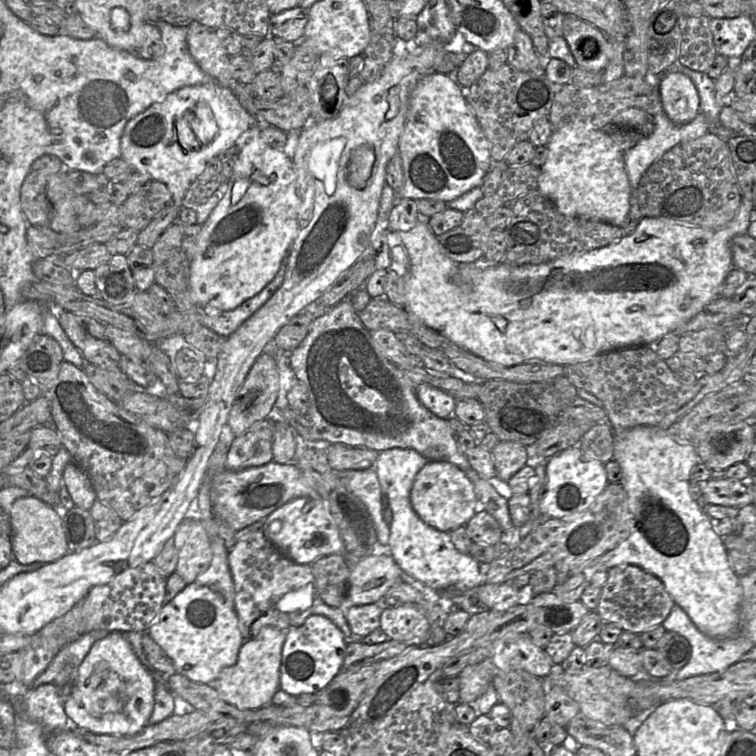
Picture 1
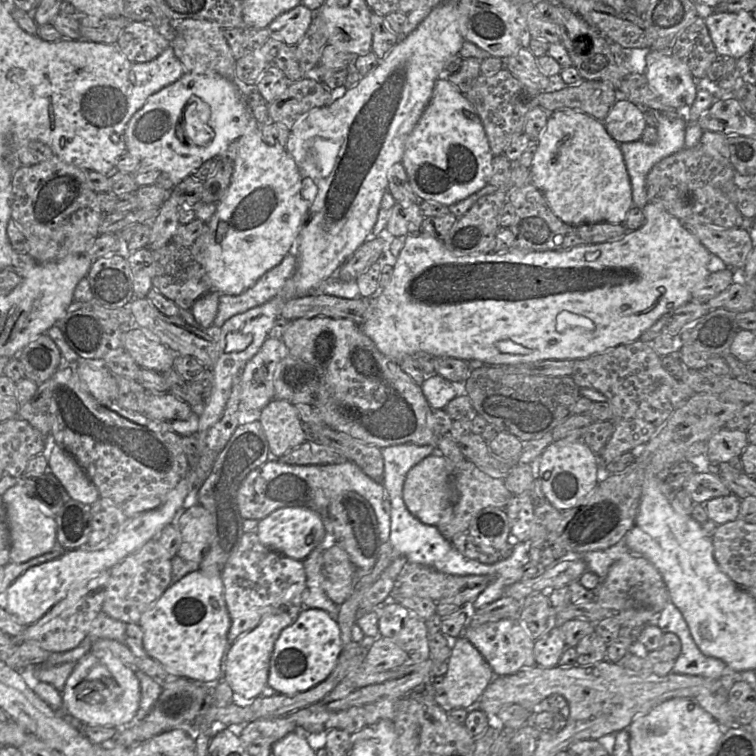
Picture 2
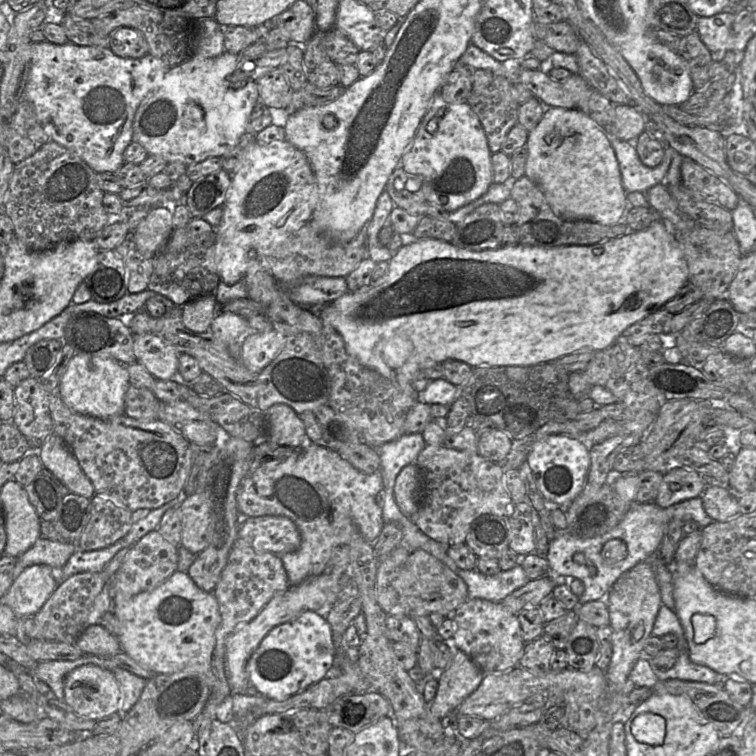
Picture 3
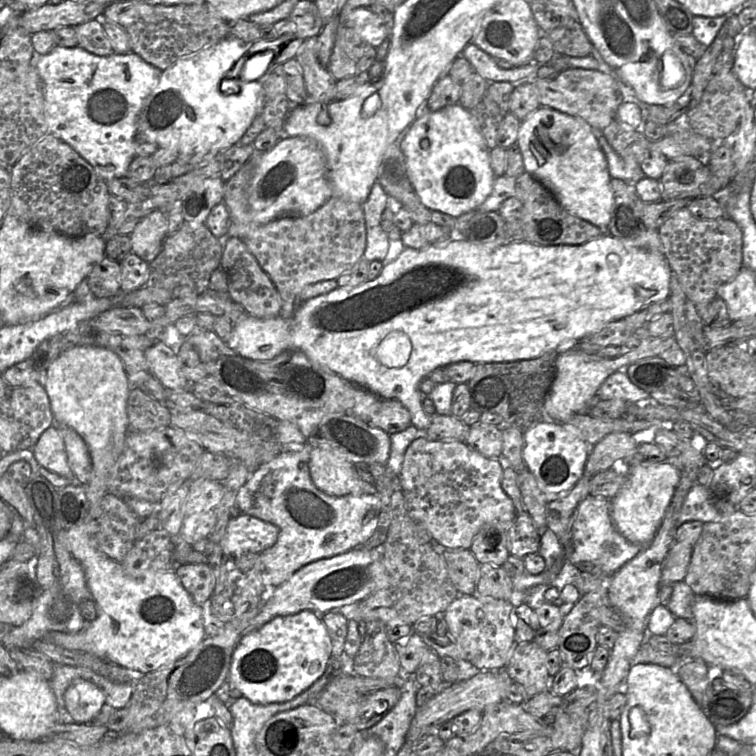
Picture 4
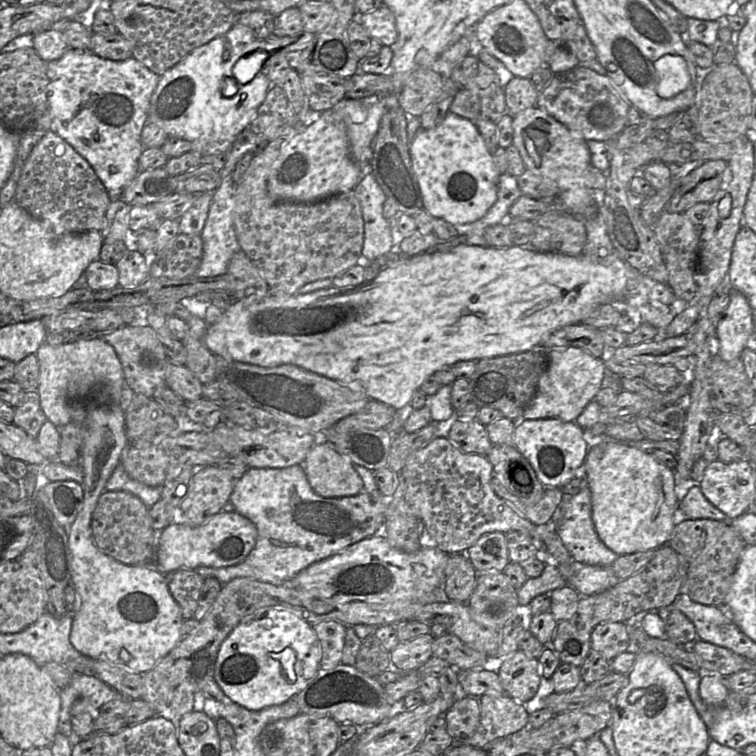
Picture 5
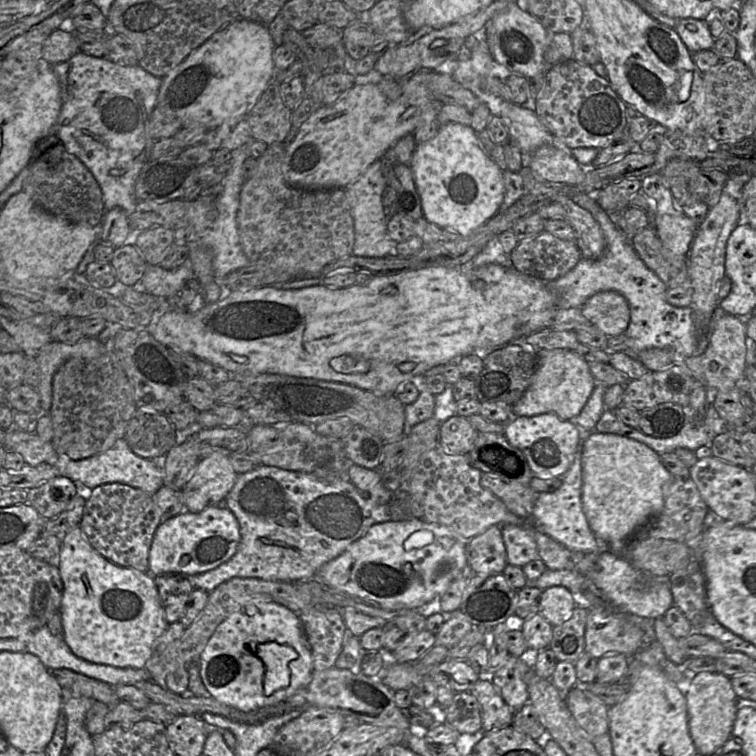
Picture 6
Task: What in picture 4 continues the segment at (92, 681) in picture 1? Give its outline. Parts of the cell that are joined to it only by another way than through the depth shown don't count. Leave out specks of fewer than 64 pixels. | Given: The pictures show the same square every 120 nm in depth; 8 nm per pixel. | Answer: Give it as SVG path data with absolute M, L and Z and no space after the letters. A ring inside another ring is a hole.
M78 678L66 689L64 700L73 721L86 724L100 712L105 704L106 695L96 684Z

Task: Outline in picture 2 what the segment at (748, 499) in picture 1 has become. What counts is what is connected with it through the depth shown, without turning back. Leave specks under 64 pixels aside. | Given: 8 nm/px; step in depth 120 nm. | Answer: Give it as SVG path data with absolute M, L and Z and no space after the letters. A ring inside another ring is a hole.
M695 472L684 483L684 490L695 504L704 504L712 498L726 496L730 490L718 475L707 472Z

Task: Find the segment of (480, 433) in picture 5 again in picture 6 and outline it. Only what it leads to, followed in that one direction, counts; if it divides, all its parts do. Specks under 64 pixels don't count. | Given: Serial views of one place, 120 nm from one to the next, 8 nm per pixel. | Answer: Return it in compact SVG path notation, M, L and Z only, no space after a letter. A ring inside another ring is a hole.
M454 415L440 424L438 443L448 454L467 455L478 433L466 417Z

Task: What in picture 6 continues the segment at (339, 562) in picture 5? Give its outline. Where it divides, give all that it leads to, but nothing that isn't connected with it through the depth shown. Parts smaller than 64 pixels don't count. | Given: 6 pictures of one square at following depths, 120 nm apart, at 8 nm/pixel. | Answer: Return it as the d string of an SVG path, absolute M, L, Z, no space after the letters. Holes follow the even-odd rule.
M421 519L386 521L372 525L367 532L338 557L327 562L316 578L326 586L342 593L376 601L382 605L401 604L420 609L440 597L453 580L471 574L467 558L467 541L448 526Z

